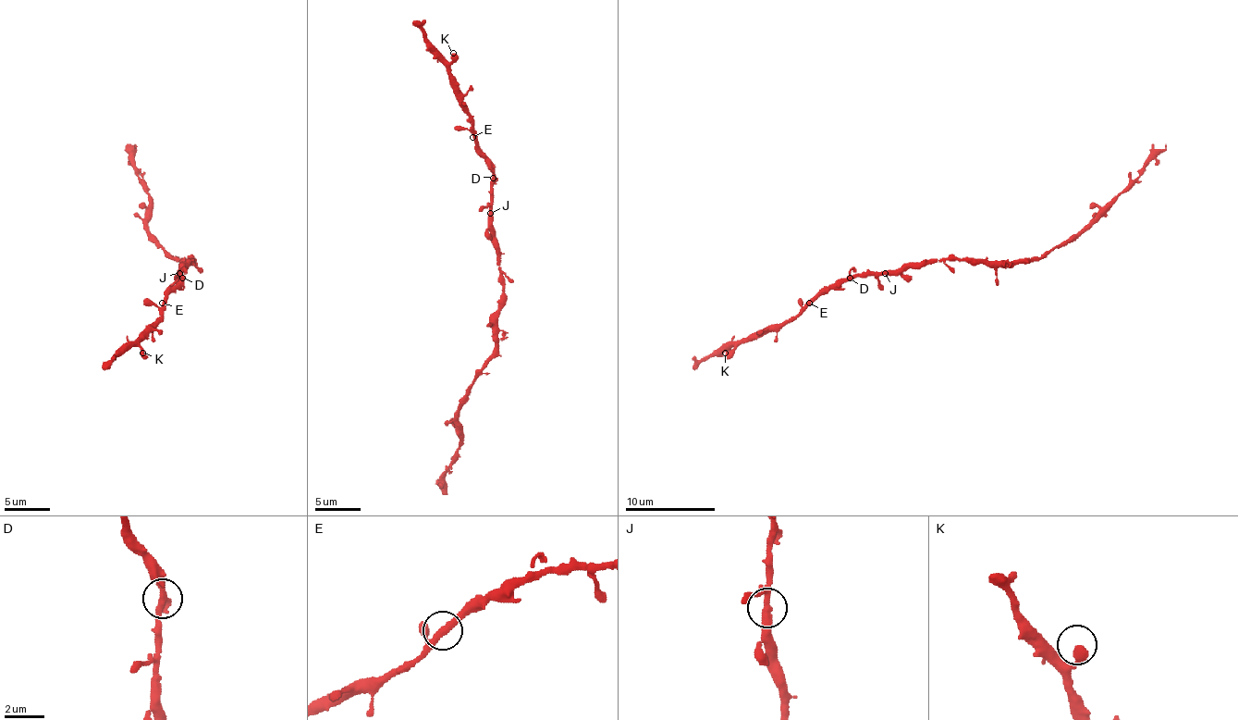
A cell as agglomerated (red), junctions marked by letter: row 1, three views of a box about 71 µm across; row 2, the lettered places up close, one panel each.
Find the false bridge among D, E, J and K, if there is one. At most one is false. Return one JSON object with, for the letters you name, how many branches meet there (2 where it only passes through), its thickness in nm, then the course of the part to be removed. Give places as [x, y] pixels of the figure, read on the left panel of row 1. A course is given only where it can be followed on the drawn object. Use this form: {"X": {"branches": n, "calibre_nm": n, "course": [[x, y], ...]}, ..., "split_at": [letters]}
{"split_at": []}

